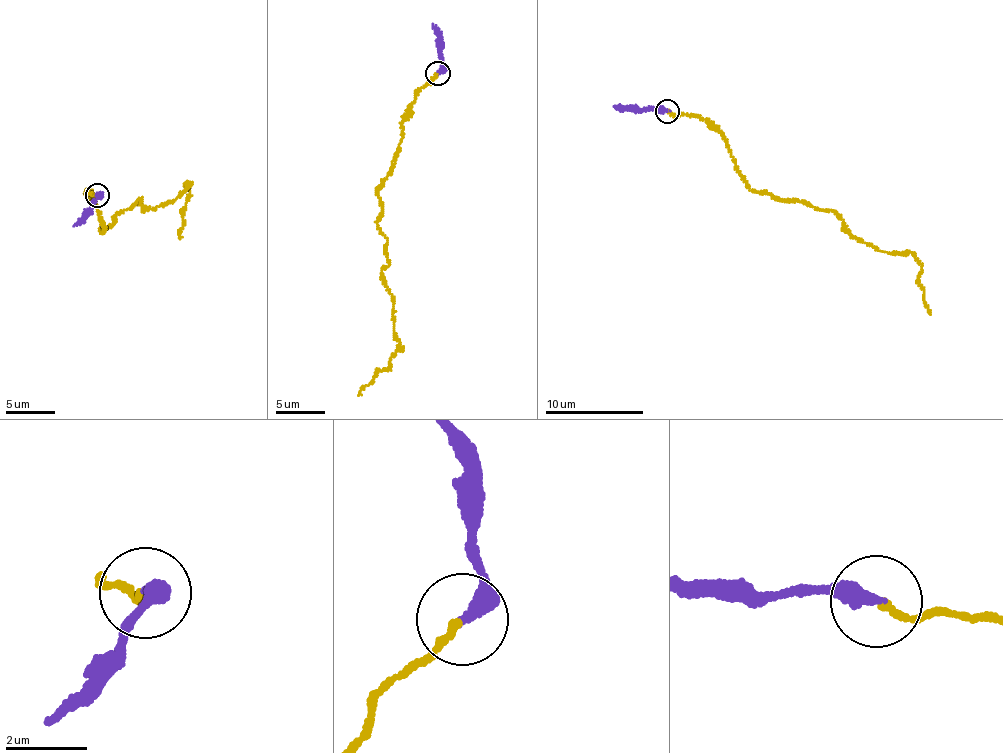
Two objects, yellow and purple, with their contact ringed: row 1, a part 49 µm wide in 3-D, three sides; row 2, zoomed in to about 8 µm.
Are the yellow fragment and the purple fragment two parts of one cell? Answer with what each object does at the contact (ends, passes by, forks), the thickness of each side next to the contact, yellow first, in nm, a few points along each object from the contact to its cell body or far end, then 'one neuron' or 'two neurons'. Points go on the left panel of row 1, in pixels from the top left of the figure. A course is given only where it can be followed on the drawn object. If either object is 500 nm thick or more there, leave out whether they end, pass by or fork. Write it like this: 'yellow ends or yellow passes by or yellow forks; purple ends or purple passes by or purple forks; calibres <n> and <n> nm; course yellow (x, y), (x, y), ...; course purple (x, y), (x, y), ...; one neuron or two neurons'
yellow ends; purple ends; calibres 190 and 400 nm; course yellow (97, 194), (88, 190), (87, 197), (103, 230), (138, 198), (152, 207), (174, 201), (187, 183), (180, 238); course purple (97, 194), (89, 209), (74, 226); two neurons

